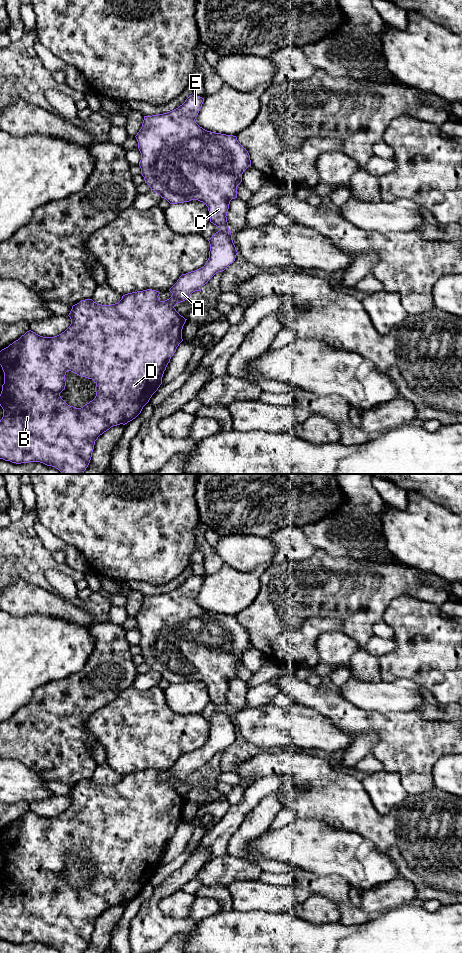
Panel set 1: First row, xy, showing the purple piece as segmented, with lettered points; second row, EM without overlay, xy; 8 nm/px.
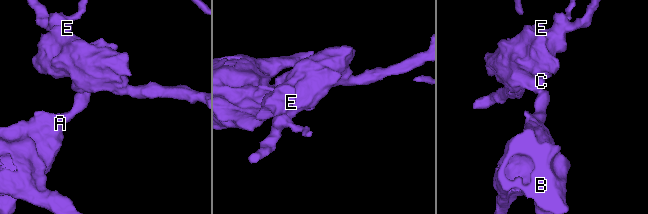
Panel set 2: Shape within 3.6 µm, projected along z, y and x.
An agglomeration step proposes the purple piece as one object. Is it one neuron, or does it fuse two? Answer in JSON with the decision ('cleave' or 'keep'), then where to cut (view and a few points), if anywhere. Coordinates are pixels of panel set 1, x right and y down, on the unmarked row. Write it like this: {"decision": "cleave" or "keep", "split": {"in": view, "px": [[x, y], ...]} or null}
{"decision": "cleave", "split": {"in": "xy", "px": [[219, 709], [228, 710]]}}

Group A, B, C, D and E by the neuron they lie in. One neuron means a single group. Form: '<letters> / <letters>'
A B D / C E

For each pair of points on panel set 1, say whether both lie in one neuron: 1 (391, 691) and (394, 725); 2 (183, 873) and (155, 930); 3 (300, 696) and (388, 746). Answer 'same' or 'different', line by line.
1: different
2: same
3: same

